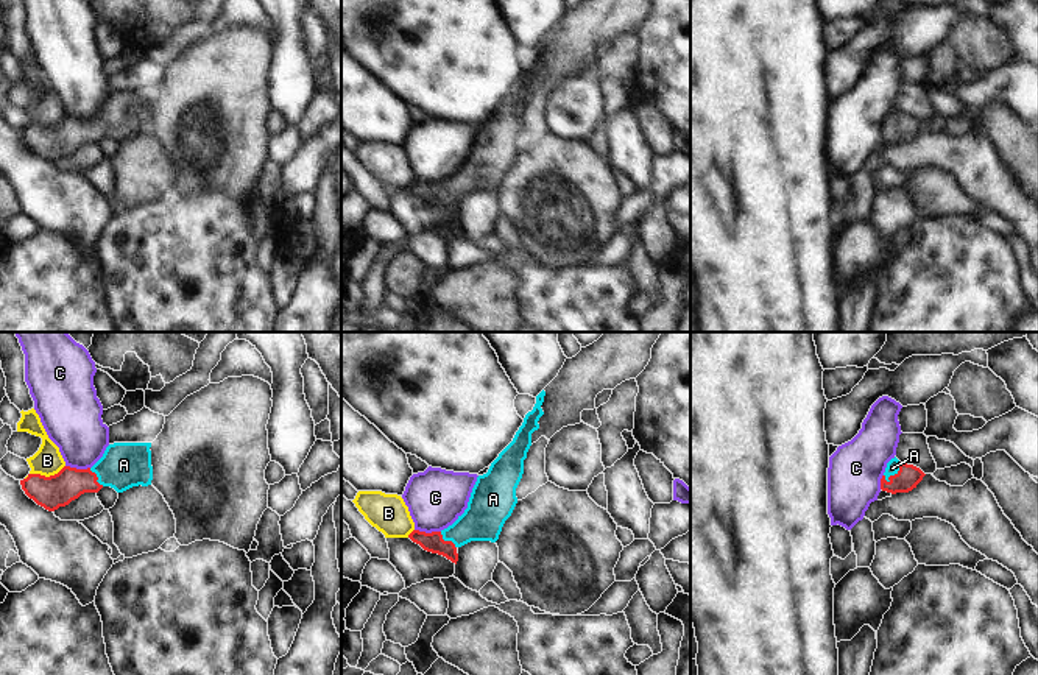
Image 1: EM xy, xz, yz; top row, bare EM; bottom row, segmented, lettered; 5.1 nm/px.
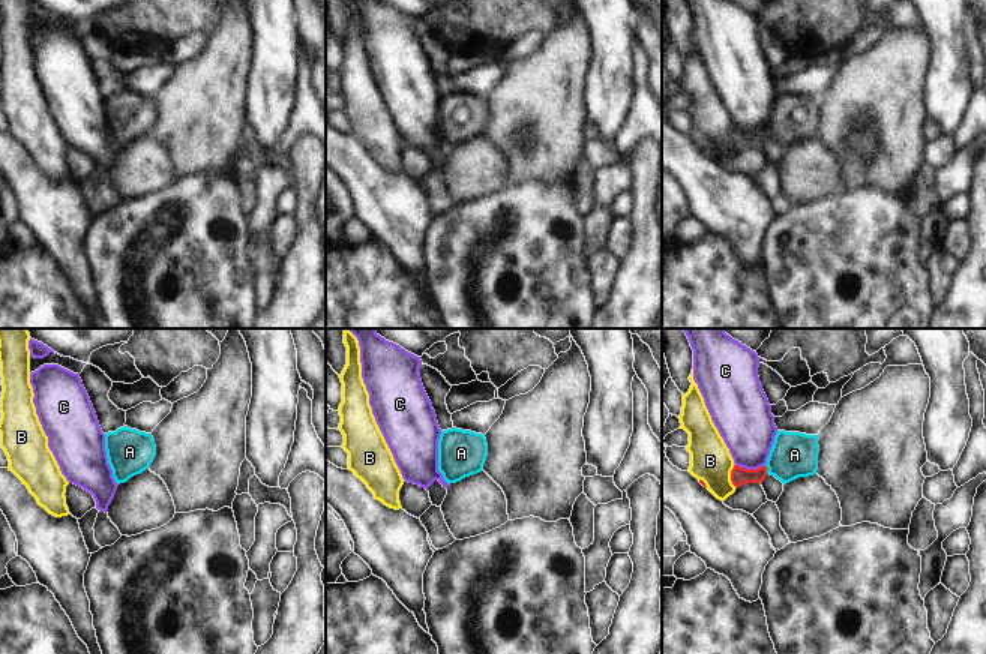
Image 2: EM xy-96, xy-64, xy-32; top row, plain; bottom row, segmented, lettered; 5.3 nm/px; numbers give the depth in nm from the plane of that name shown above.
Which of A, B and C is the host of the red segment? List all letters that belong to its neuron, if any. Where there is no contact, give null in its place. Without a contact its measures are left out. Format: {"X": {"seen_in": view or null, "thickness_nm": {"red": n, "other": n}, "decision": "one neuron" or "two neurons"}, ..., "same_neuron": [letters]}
{"A": {"seen_in": "yz", "thickness_nm": {"red": 120, "other": 70}, "decision": "one neuron"}, "B": {"seen_in": "xy", "thickness_nm": {"red": 170, "other": 150}, "decision": "two neurons"}, "C": {"seen_in": "xz", "thickness_nm": {"red": 100, "other": 300}, "decision": "two neurons"}, "same_neuron": ["A"]}

